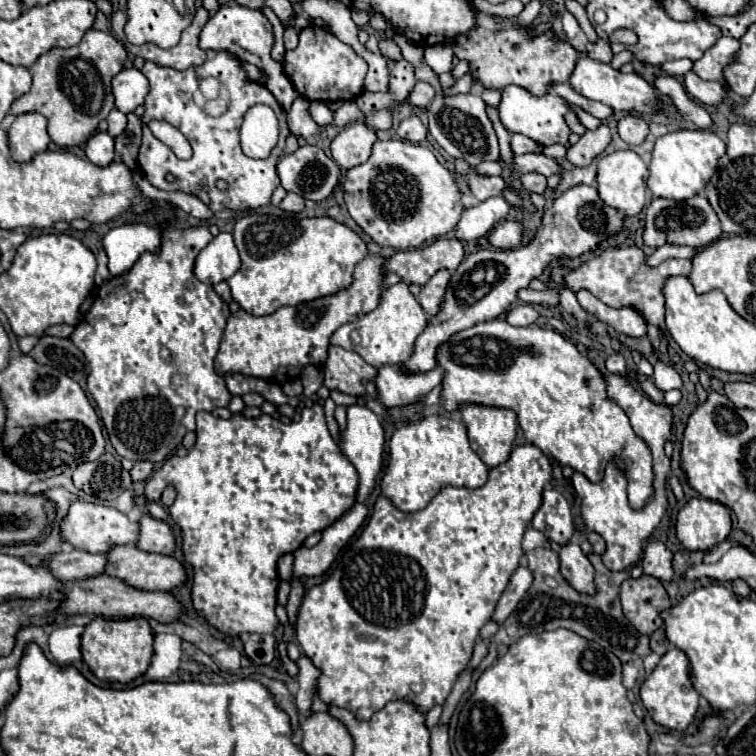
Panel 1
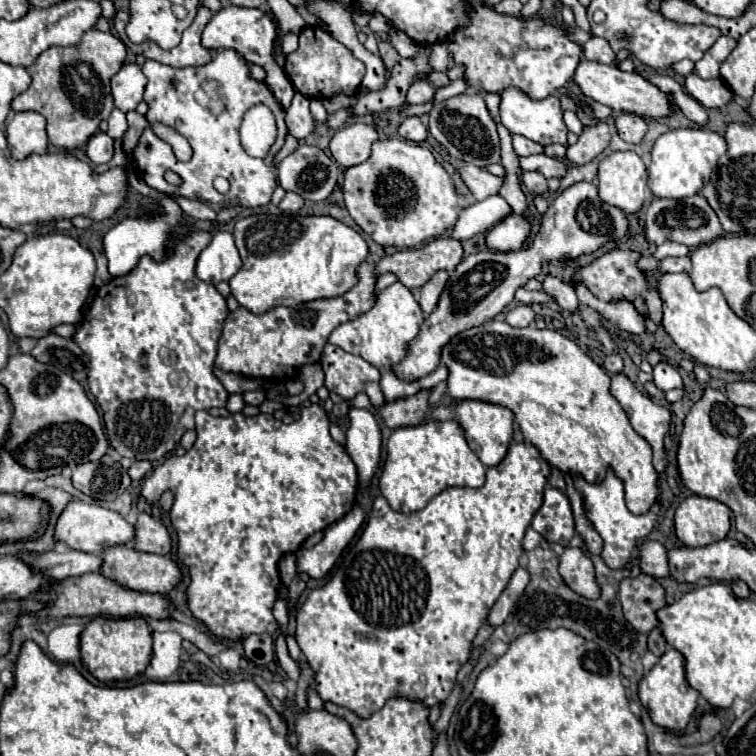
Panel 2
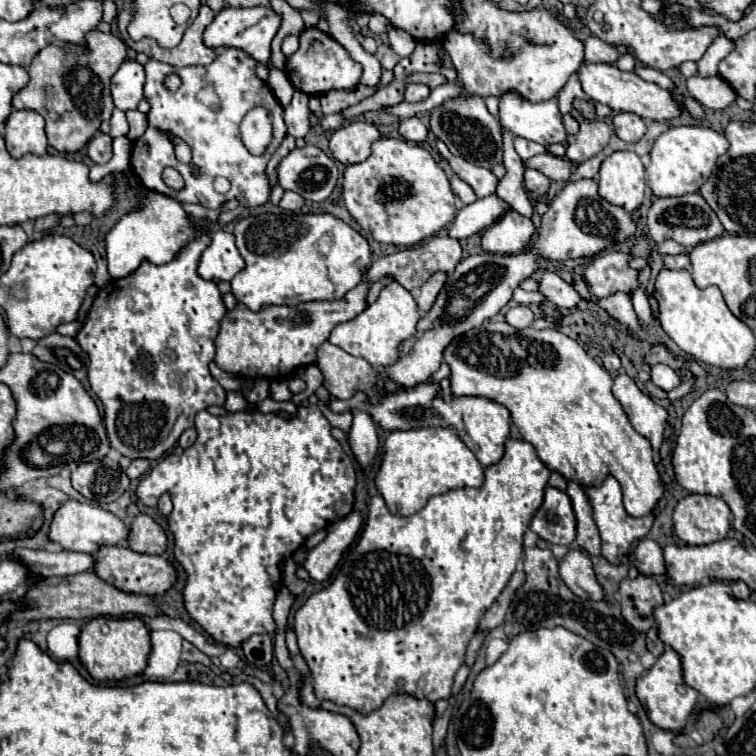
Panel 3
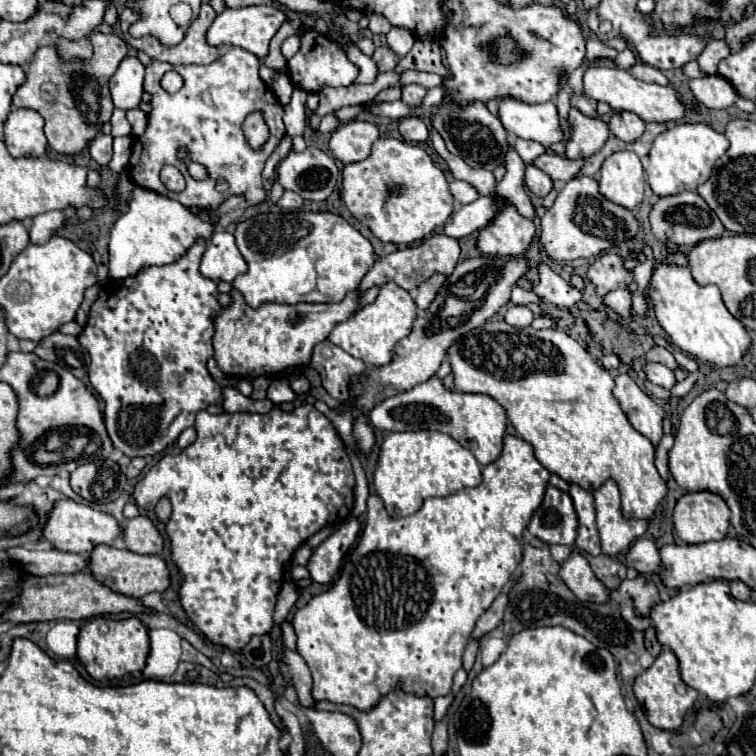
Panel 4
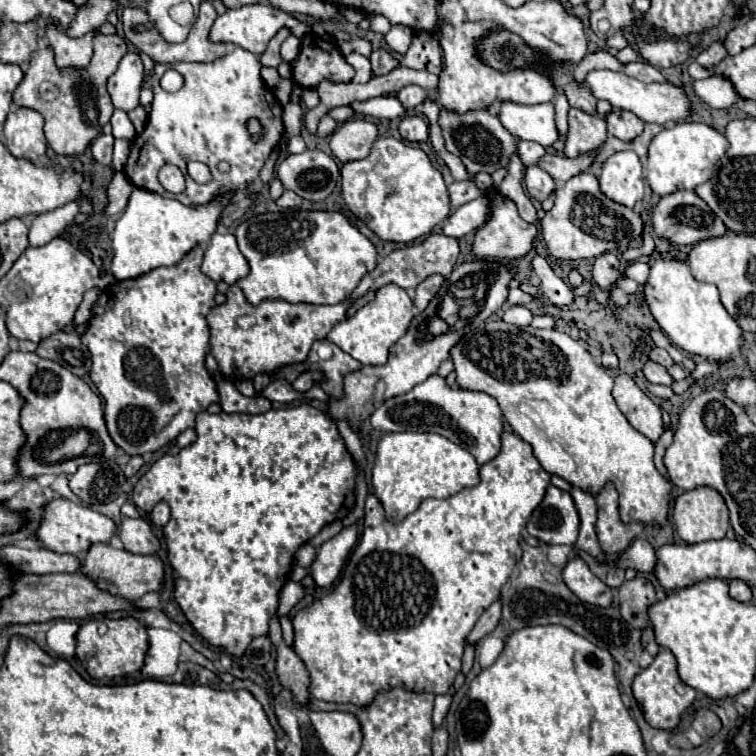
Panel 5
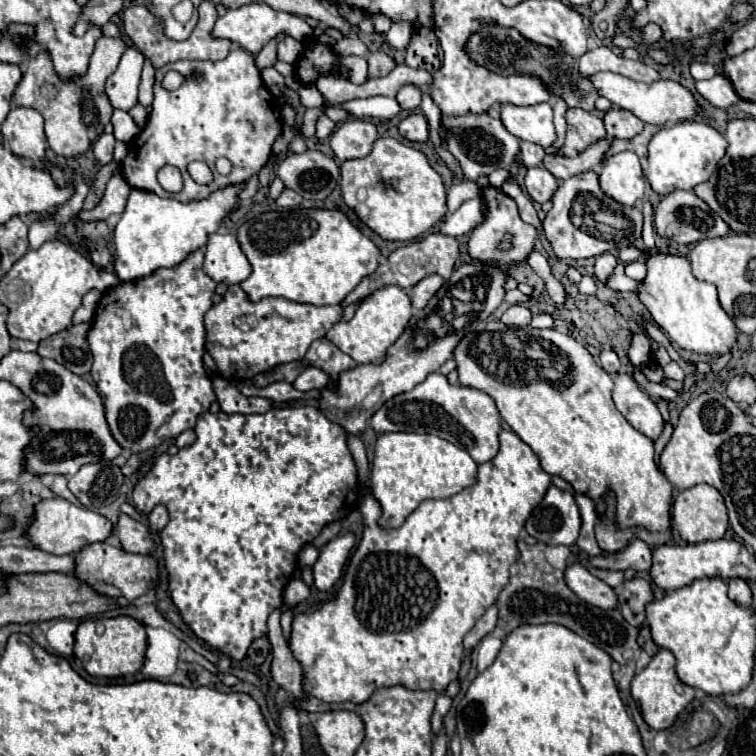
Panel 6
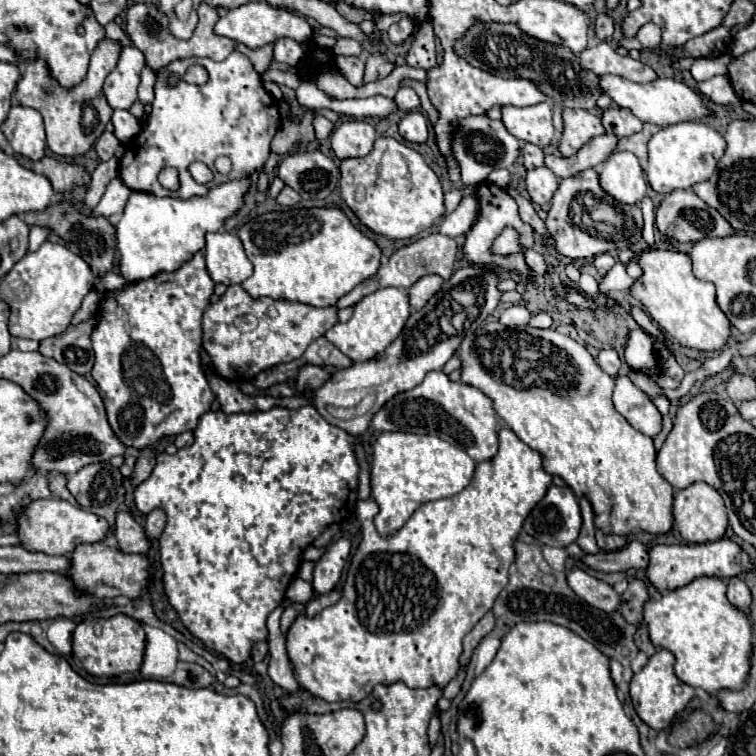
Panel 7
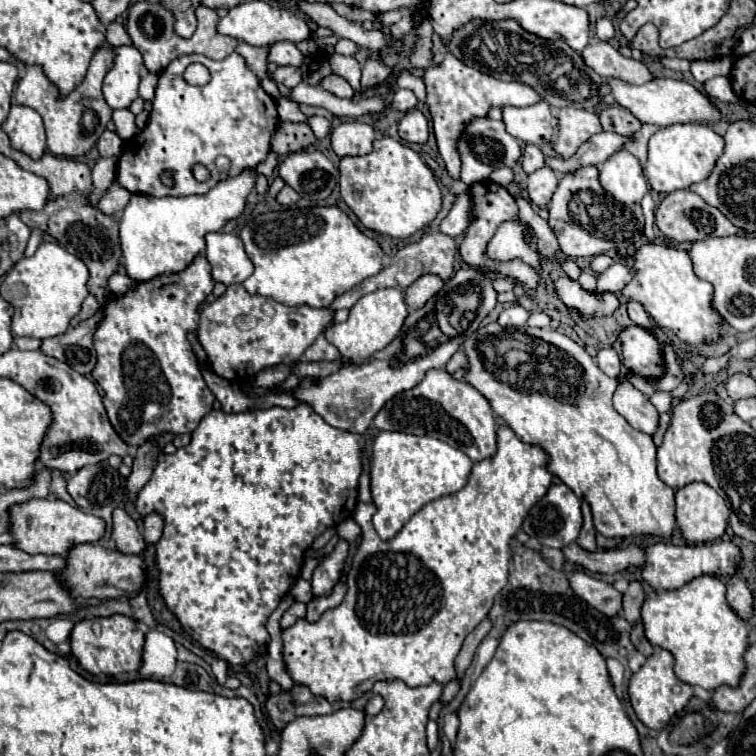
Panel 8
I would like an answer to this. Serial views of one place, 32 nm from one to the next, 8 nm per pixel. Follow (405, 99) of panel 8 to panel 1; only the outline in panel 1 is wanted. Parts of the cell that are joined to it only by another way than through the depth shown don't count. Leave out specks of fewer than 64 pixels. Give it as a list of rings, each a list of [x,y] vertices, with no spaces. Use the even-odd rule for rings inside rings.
[[[416,82],[416,86],[408,94],[408,102],[412,106],[428,106],[436,96],[436,90],[428,82]]]

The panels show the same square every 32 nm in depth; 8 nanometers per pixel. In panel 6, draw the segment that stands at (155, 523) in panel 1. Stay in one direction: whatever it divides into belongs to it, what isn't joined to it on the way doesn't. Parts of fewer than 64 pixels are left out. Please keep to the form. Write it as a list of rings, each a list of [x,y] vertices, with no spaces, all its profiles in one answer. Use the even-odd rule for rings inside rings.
[[[120,514],[118,526],[116,526],[116,536],[118,536],[124,552],[148,554],[154,548],[154,540],[148,532],[148,526],[142,522],[136,522],[128,514]]]

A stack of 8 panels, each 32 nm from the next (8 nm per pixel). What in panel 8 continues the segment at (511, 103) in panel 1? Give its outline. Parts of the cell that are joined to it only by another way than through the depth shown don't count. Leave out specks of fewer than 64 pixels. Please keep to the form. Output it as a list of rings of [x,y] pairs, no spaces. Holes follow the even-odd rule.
[[[538,102],[526,108],[504,106],[502,114],[506,132],[526,144],[542,146],[550,142],[554,136],[554,124],[552,124],[554,118],[546,102]]]

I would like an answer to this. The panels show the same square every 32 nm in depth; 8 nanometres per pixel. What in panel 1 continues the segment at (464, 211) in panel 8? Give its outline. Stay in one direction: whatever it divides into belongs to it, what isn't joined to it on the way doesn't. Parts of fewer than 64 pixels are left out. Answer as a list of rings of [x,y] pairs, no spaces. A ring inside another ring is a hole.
[[[488,198],[472,208],[466,208],[462,212],[460,222],[456,224],[456,238],[458,240],[474,240],[480,236],[486,236],[498,220],[504,220],[510,212],[510,204],[500,198]]]

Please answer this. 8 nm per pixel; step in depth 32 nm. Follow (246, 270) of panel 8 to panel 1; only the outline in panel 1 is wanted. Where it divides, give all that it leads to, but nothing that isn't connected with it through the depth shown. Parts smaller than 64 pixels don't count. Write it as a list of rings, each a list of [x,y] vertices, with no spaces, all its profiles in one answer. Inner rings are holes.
[[[220,232],[214,240],[198,254],[194,274],[200,282],[218,284],[234,276],[240,268],[240,256],[234,246],[234,238],[228,232]]]

